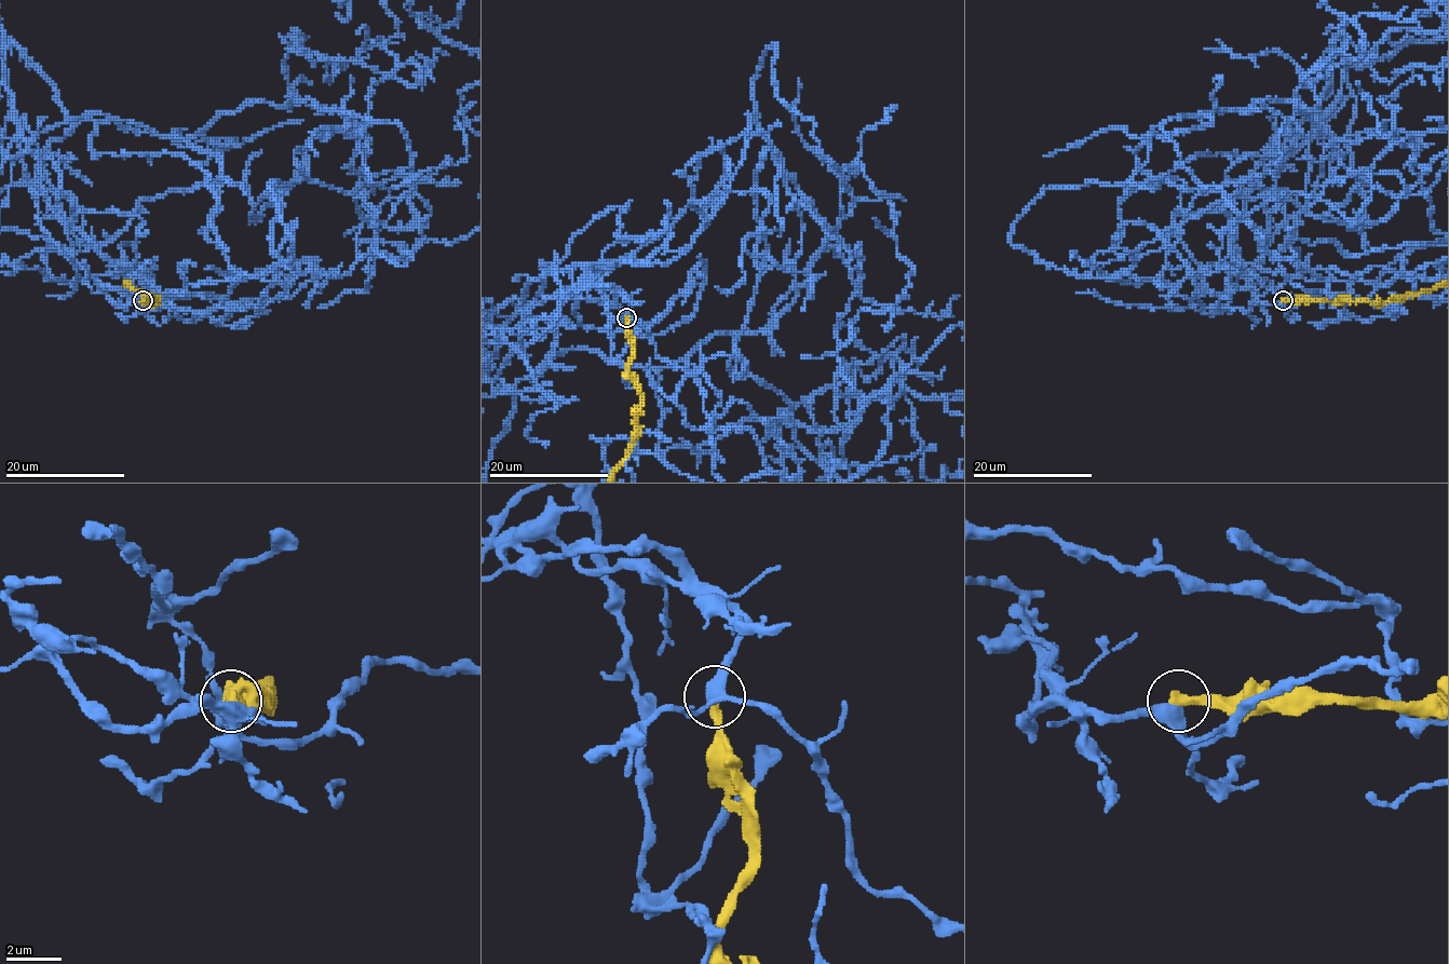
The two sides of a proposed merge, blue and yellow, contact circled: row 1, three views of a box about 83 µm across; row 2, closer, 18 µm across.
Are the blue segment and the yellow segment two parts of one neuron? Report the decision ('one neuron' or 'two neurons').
two neurons

